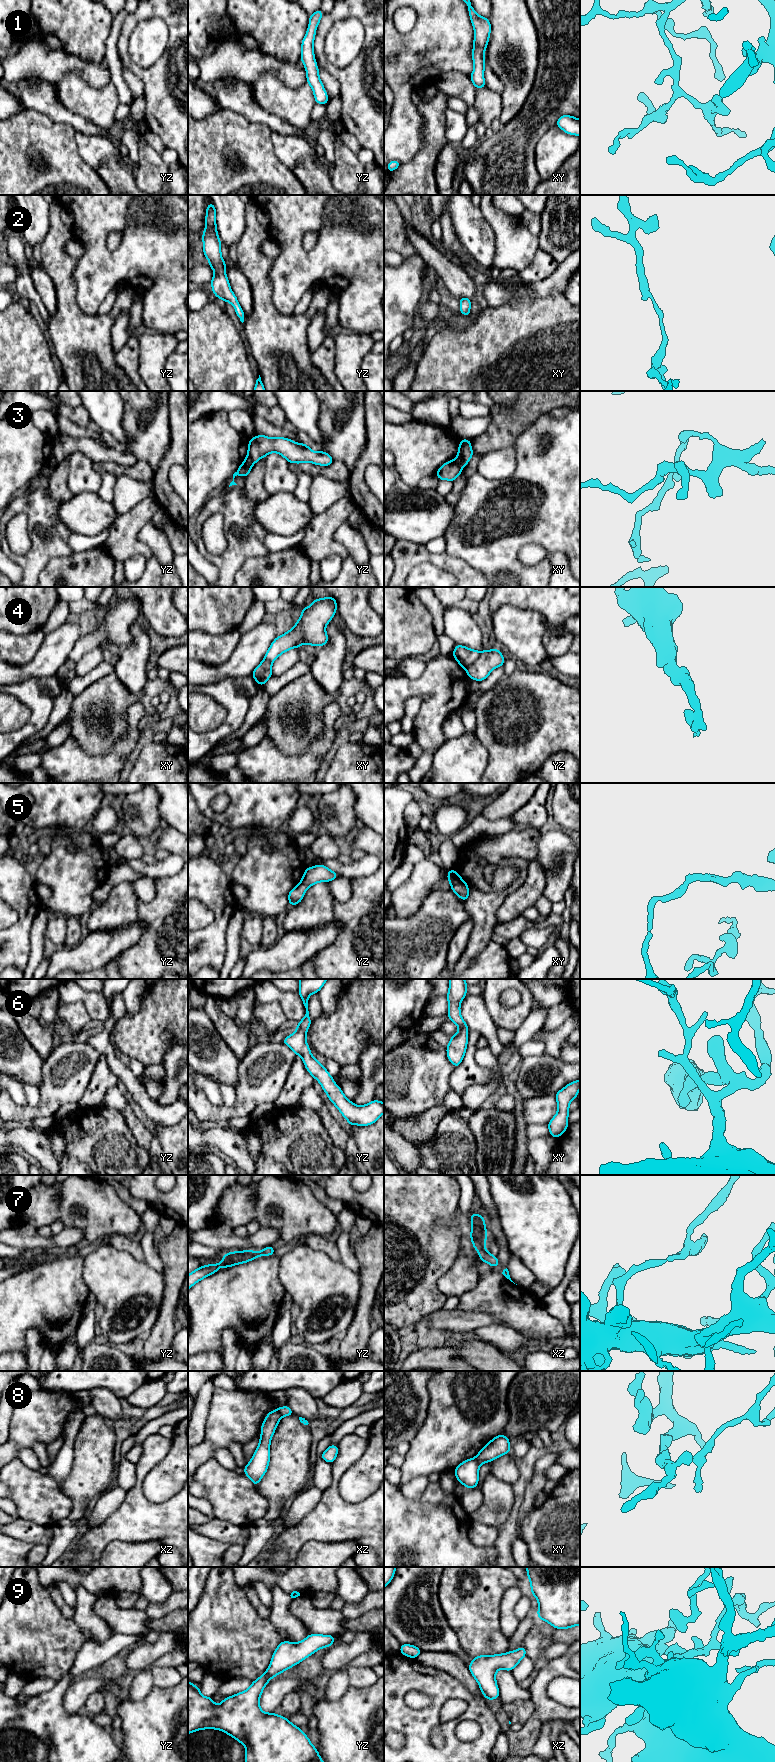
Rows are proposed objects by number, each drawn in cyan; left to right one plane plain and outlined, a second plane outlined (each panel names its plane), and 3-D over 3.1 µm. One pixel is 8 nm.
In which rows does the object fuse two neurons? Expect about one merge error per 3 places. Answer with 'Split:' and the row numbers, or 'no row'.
Split: 3, 4, 8

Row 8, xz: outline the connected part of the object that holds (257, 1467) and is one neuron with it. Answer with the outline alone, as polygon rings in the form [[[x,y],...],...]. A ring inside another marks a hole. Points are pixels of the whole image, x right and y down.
[[[278,1409],[266,1415],[261,1425],[259,1445],[250,1462],[244,1467],[244,1474],[250,1478],[255,1487],[267,1472],[270,1461],[270,1442],[281,1418]]]

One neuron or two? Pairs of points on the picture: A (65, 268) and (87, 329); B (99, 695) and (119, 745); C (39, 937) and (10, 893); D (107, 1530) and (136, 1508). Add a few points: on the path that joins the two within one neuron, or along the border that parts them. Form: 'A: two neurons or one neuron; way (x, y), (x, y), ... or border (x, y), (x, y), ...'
A: one neuron; way (65, 283), (66, 308), (72, 314)
B: two neurons; border (126, 717), (127, 730), (110, 748), (99, 754)
C: two neurons; border (41, 908), (31, 927), (30, 949)
D: one neuron; way (114, 1529), (129, 1515)

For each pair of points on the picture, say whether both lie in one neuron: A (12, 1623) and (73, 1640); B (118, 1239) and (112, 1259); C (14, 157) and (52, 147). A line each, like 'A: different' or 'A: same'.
A: same
B: different
C: same

